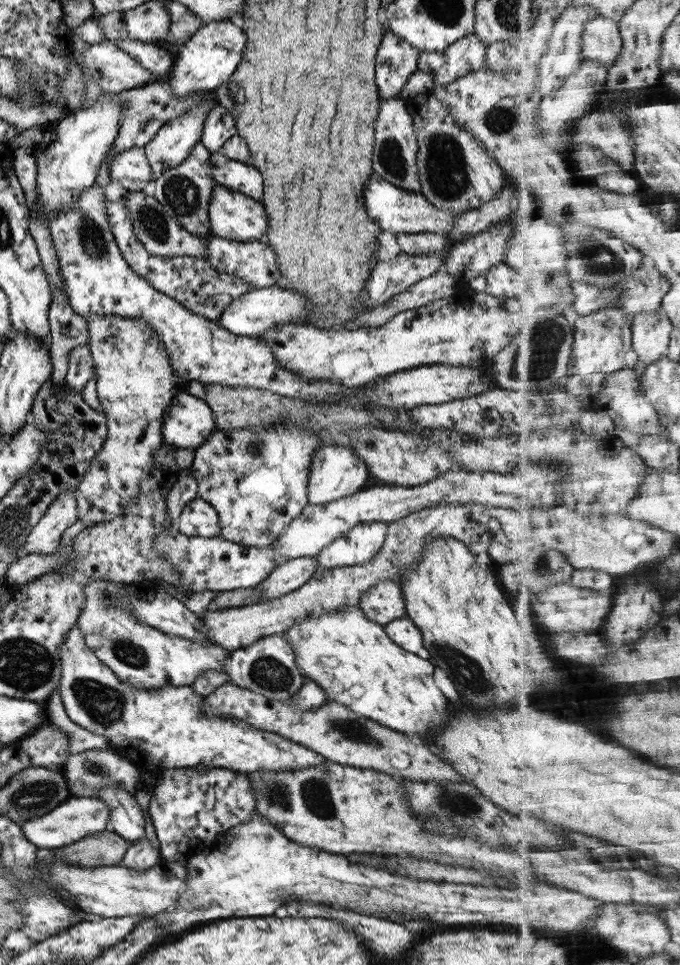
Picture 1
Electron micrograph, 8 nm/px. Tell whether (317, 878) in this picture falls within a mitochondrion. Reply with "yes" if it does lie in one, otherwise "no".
no

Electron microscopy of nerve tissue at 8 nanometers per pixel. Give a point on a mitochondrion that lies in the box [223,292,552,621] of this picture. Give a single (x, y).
(254, 448)

